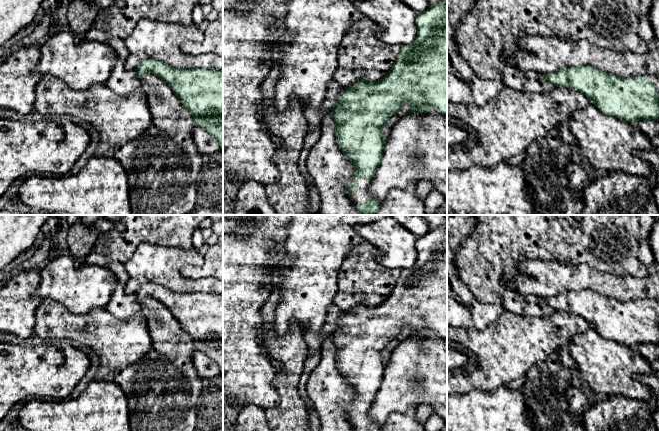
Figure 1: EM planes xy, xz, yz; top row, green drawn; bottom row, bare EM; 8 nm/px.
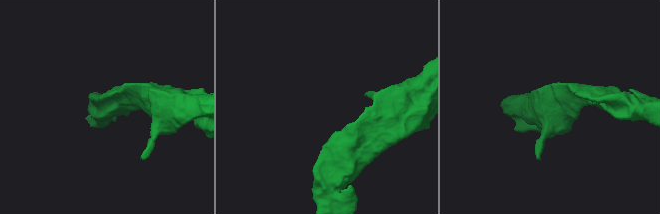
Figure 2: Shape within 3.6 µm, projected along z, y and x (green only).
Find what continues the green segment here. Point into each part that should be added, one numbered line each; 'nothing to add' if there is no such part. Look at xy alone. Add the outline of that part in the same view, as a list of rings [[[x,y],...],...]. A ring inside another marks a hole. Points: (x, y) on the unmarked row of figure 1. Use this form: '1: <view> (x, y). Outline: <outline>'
nothing to add

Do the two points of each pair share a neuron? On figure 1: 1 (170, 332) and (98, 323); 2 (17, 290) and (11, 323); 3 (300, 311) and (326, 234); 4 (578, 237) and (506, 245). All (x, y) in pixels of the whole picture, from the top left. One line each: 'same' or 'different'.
1: different
2: same
3: same
4: same

